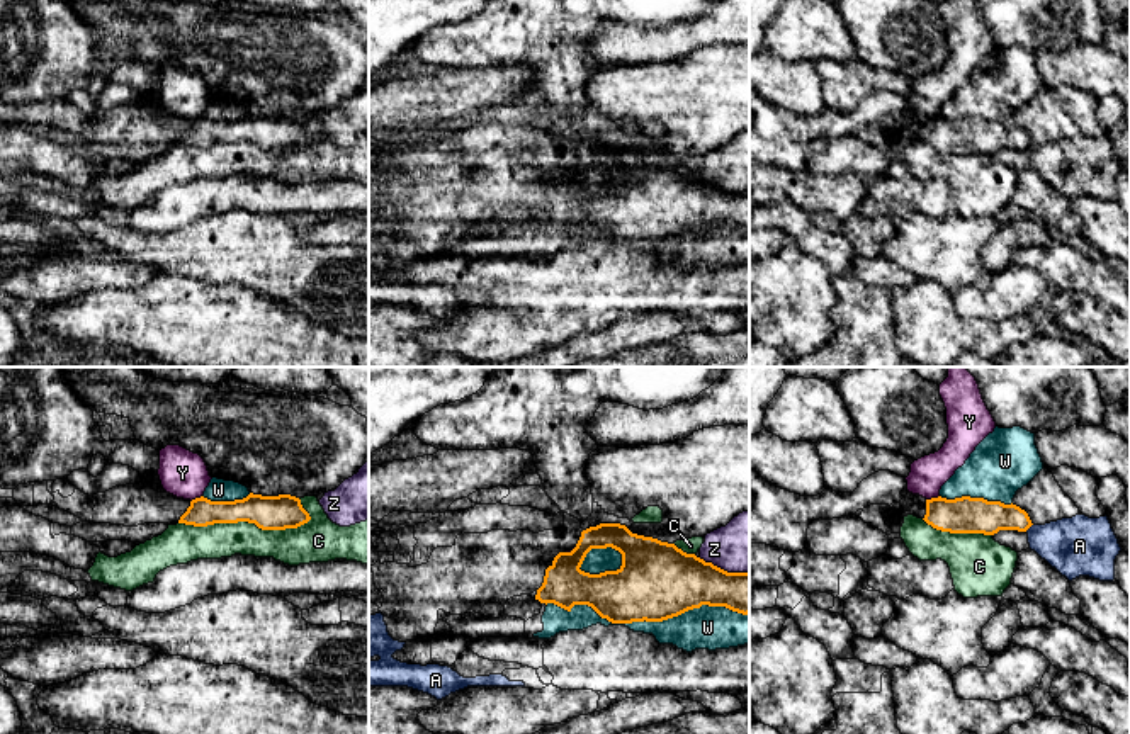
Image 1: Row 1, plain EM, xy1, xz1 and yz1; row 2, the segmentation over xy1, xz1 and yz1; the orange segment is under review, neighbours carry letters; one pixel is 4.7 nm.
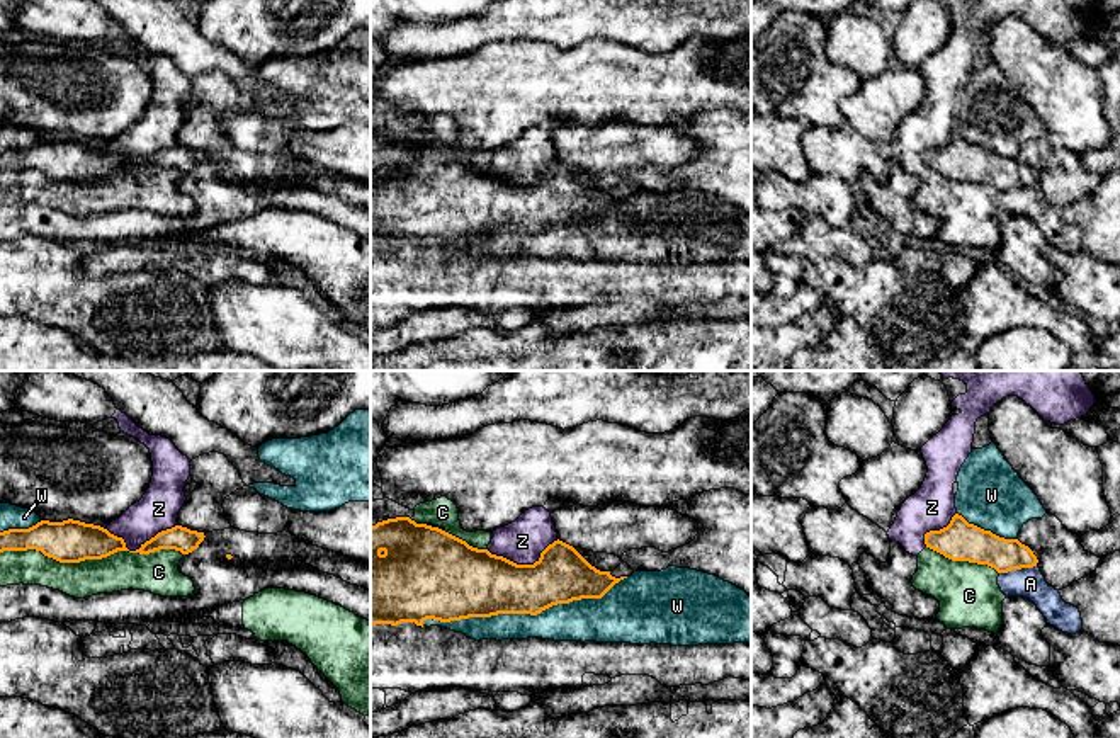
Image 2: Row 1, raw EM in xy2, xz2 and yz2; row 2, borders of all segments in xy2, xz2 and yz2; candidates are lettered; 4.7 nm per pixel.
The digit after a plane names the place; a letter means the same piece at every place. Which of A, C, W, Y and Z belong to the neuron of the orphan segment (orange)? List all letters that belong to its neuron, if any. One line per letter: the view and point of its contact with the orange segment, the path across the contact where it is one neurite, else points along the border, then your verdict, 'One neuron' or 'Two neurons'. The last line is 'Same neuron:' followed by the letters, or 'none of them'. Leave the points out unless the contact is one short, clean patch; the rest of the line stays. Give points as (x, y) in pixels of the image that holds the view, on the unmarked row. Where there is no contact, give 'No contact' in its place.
A: Touches orange at yz2 (1017, 187). Two neurons
C: Touches orange at xy2 (92, 177). Two neurons
W: Touches orange at xz2 (524, 232). Two neurons
Y: Touches orange at yz1 (932, 118). Boundary: yz1 (938, 114), (926, 119). Two neurons
Z: Touches orange at xy2 (141, 165). Boundary: xy2 (177, 143), (158, 150), (135, 169), (106, 148). Two neurons
Same neuron: none of them

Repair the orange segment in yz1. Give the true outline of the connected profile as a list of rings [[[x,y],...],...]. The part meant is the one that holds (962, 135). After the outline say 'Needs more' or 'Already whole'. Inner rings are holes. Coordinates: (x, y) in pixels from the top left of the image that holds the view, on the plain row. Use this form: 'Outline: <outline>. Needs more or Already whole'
Outline: [[[907,112],[901,119],[901,131],[923,138],[936,150],[950,153],[994,155],[999,150],[1026,151],[1033,143],[1016,124],[962,116],[955,119],[931,117]]]. Needs more

